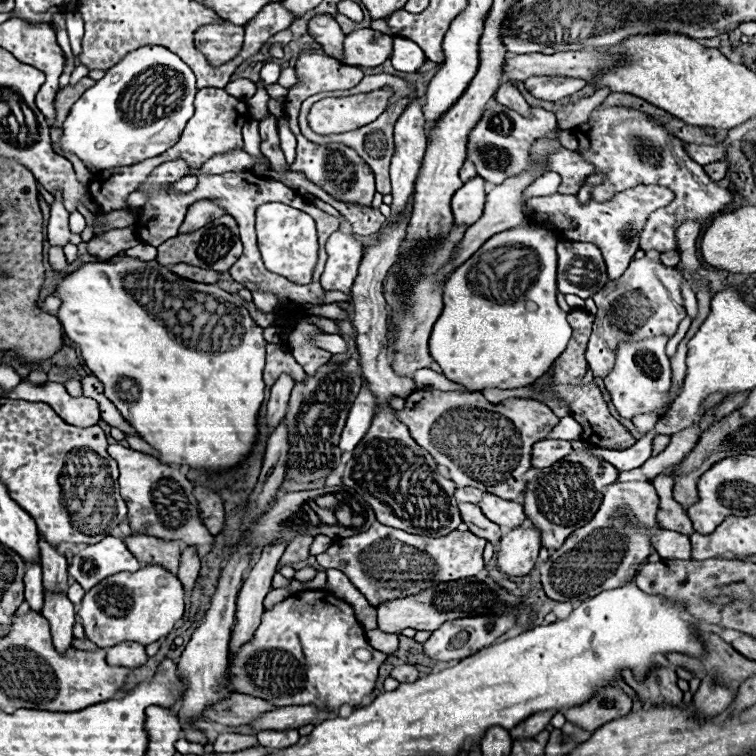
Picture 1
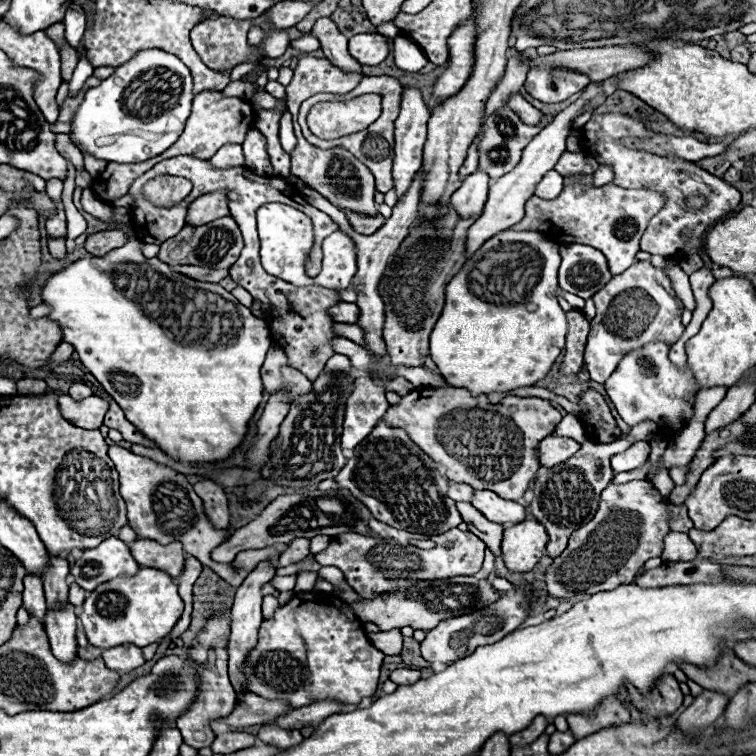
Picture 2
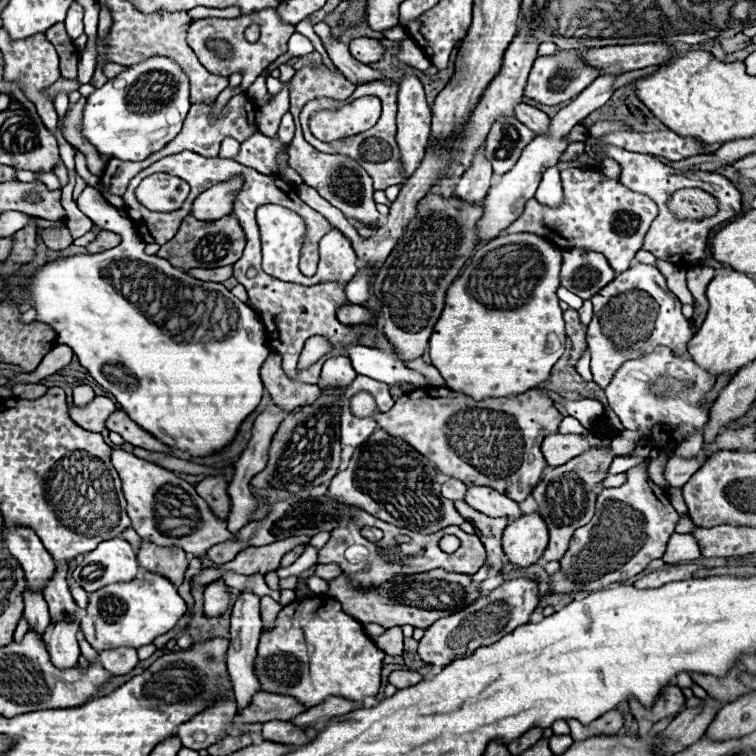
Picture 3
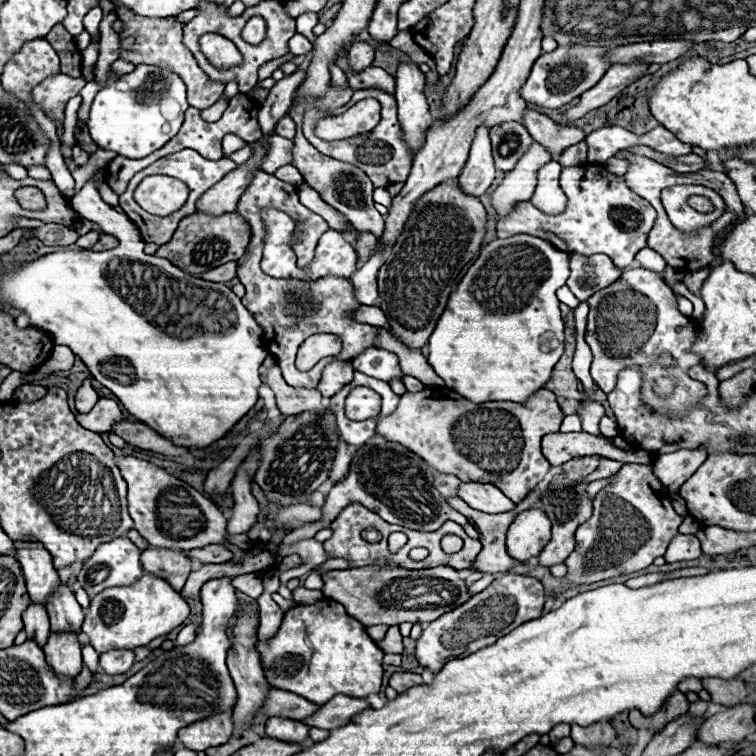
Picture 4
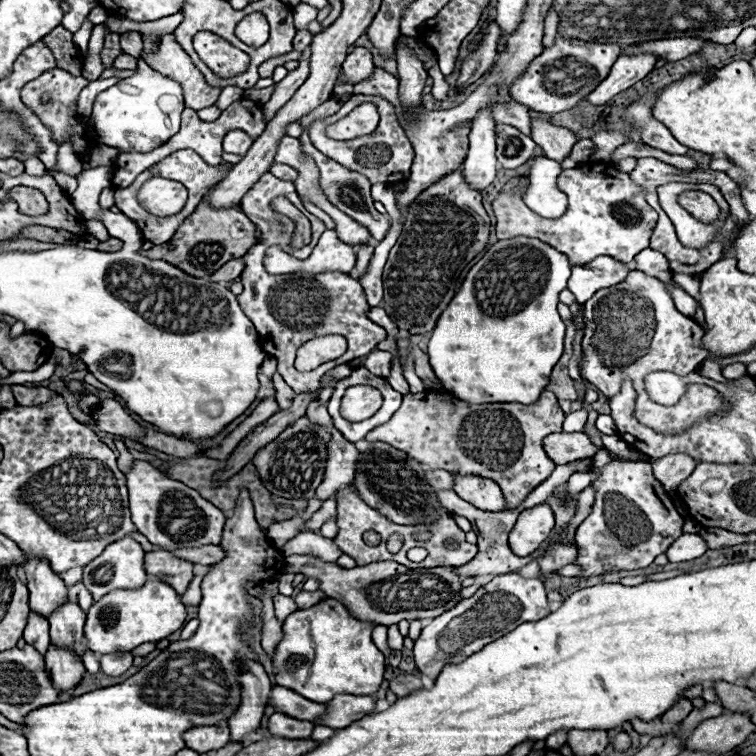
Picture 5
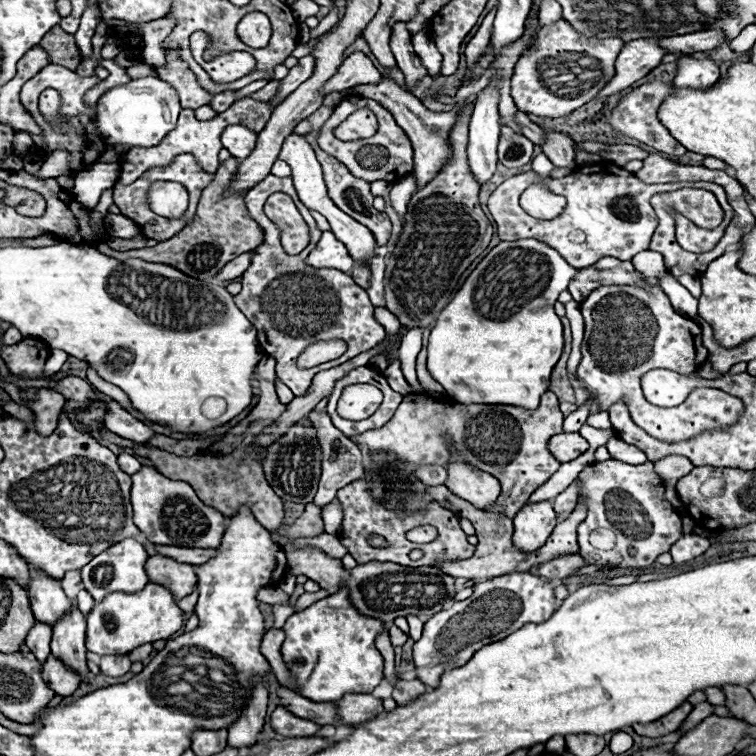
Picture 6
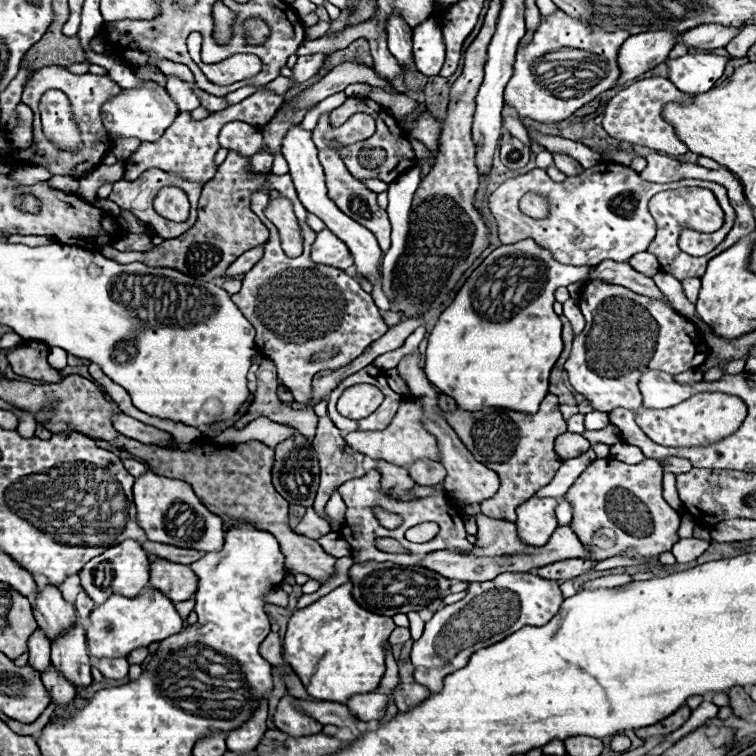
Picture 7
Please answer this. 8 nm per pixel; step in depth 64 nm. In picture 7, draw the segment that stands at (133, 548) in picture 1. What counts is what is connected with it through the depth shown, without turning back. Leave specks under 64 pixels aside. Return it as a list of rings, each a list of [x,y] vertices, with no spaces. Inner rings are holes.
[[[160,558],[156,562],[150,562],[150,584],[176,604],[188,600],[196,592],[198,576],[190,566]]]

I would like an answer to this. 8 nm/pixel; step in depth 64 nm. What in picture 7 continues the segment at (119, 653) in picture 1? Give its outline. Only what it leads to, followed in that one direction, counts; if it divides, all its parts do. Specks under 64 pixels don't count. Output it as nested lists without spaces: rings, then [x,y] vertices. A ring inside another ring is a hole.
[[[108,658],[108,660],[100,660],[98,670],[100,670],[106,678],[120,680],[120,678],[128,676],[128,662],[126,662],[126,658]]]

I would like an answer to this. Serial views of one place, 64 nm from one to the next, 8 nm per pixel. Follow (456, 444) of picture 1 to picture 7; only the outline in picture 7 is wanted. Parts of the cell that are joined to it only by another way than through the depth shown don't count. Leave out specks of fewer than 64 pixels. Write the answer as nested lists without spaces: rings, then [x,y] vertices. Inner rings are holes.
[[[548,394],[542,400],[536,414],[514,412],[508,408],[482,408],[476,412],[464,412],[456,408],[454,412],[440,410],[440,416],[454,428],[470,454],[500,476],[500,490],[496,496],[480,504],[482,514],[486,516],[514,522],[516,508],[524,500],[532,498],[542,486],[546,486],[562,466],[562,460],[552,448],[552,440],[566,430],[566,422],[558,410],[558,398],[554,394]],[[410,398],[400,404],[394,420],[388,424],[388,428],[380,432],[350,432],[344,438],[352,448],[356,448],[360,454],[370,456],[370,458],[382,458],[398,466],[412,464],[416,460],[440,460],[440,450],[438,450],[438,440],[422,426],[422,404],[416,398]]]

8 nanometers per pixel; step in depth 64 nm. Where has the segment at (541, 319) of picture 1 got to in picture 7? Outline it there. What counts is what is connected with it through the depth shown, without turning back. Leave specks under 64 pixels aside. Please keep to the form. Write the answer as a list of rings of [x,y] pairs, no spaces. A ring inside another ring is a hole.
[[[532,238],[516,244],[502,244],[470,274],[458,290],[452,304],[440,314],[426,350],[424,372],[432,384],[448,394],[464,410],[478,410],[482,406],[502,406],[518,412],[534,414],[548,394],[548,376],[562,352],[560,330],[562,324],[552,310],[558,288],[582,280],[592,266],[570,266],[554,260],[552,252],[540,248]]]

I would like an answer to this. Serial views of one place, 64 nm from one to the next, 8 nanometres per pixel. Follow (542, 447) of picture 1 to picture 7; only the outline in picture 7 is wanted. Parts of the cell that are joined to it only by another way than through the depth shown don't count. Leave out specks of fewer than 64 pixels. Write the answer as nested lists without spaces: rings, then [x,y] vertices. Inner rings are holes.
[[[564,432],[564,434],[556,436],[556,440],[554,440],[554,450],[562,460],[576,458],[576,456],[584,454],[588,448],[590,448],[590,442],[574,432]]]

